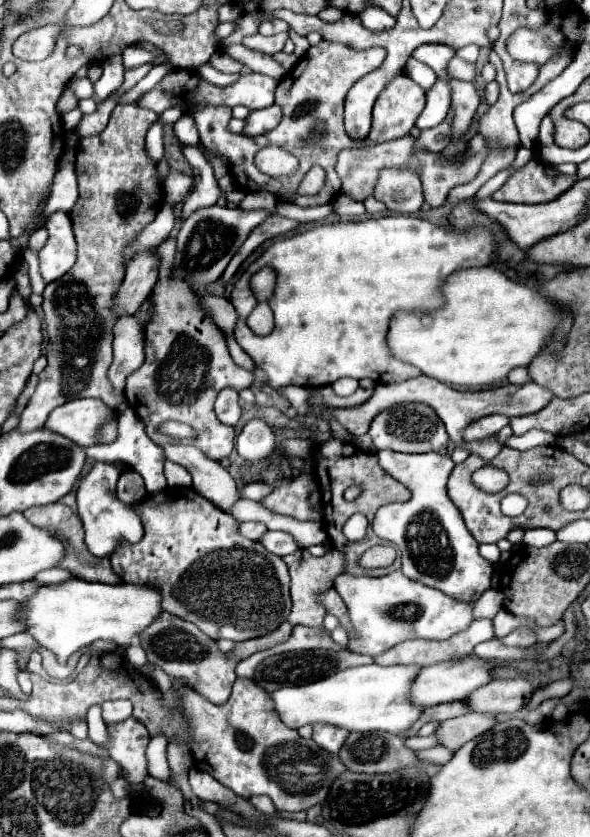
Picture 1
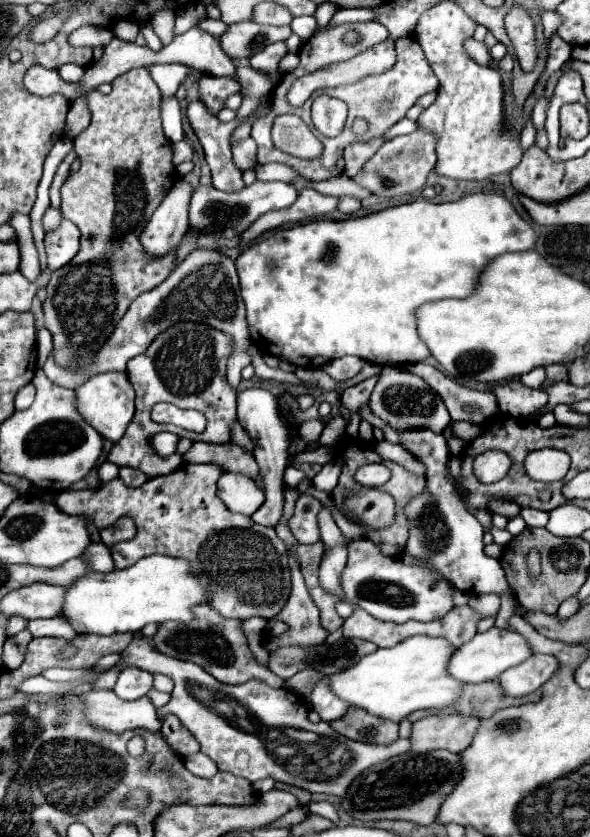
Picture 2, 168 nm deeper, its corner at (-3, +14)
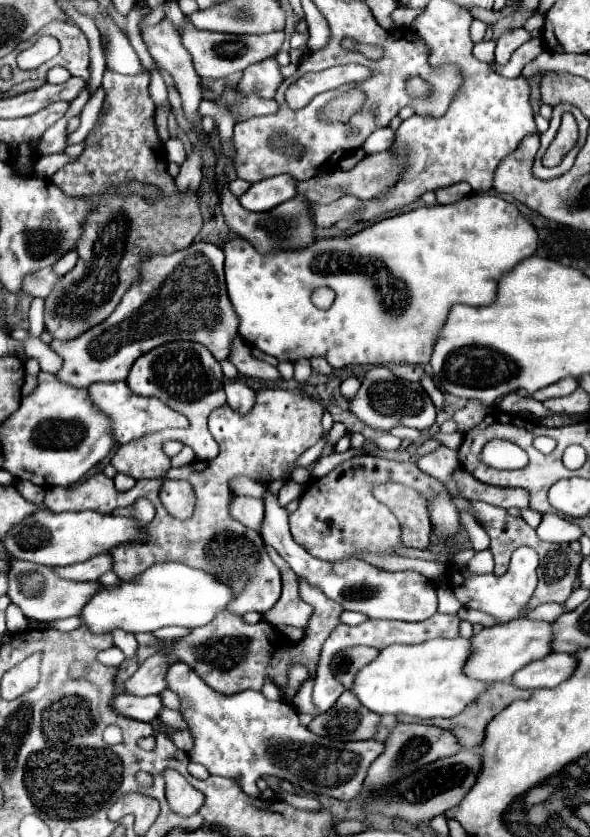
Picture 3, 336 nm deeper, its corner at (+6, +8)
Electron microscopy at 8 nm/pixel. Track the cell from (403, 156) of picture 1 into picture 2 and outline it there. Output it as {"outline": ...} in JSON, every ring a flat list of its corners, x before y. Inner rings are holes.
{"outline":[[378,137,378,139,372,139,368,143,352,143,352,145,348,145,348,149,344,149,344,159,346,159,346,171,344,173,348,177,354,177,362,169,364,161,368,161,380,149,382,143,384,143,384,139]]}

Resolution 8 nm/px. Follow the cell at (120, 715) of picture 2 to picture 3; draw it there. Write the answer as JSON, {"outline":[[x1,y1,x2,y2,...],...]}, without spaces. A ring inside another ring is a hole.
{"outline":[[117,695,111,701,111,709,117,715,123,715,127,719,135,721,151,721,157,717,161,709,159,695,147,695,147,697,135,697,135,695]]}

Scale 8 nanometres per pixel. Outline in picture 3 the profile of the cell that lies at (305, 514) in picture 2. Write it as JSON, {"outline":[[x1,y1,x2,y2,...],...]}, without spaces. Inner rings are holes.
{"outline":[[357,455,337,465,329,475,309,481,299,501,299,509,289,515,293,539,301,547,305,547,313,557,323,561,353,559,361,549,369,549,377,555,387,555,389,547,401,547,399,523,395,515,371,493,373,483,381,481,399,481,405,485,415,485,415,489,423,493,427,501,433,501,429,513,433,513,431,521,439,539,451,539,459,531,459,513,451,503,451,495,441,481,429,477,411,463,399,463,385,457]]}

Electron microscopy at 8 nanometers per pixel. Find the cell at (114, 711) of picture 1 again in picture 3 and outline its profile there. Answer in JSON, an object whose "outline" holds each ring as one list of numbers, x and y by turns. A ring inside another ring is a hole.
{"outline":[[161,651,155,653,153,657,149,657,135,671,135,675,125,681,125,693,137,695,137,697,145,697,145,695,161,693,163,689,167,689,167,685,165,685,165,673,167,673,169,663,171,661]]}

